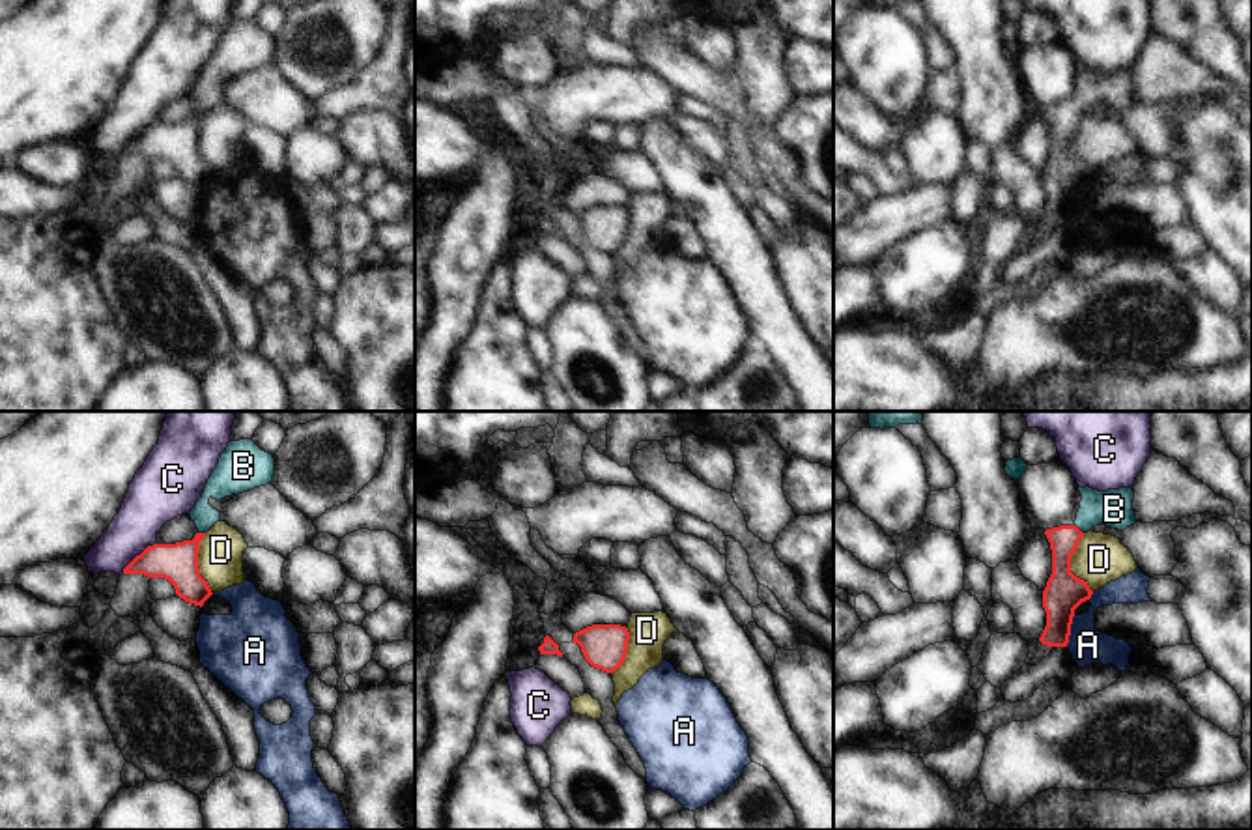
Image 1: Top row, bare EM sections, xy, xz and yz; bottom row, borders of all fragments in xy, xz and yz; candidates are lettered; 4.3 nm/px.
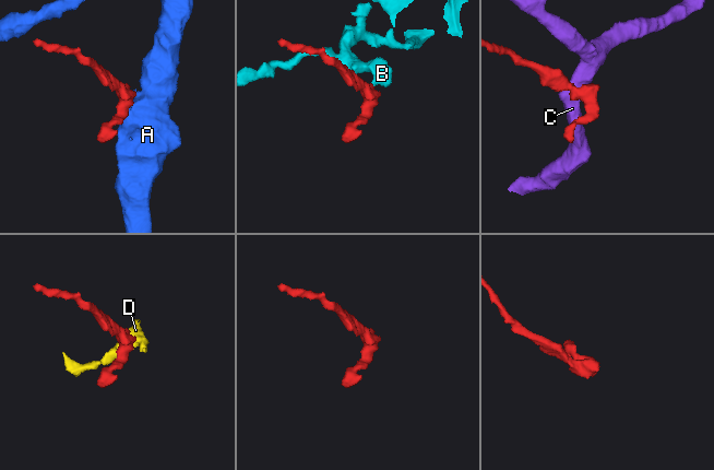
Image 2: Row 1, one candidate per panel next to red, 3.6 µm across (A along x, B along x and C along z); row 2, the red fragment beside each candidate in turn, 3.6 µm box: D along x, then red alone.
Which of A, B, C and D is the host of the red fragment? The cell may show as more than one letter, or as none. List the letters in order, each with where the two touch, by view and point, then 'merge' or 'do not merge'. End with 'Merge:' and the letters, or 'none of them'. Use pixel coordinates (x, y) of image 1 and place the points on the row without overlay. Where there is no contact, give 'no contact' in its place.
A: contact yz (1069, 212); do not merge
B: contact yz (1079, 111); merge
C: contact xy (141, 135); do not merge
D: contact yz (1069, 144); do not merge
Merge: B

